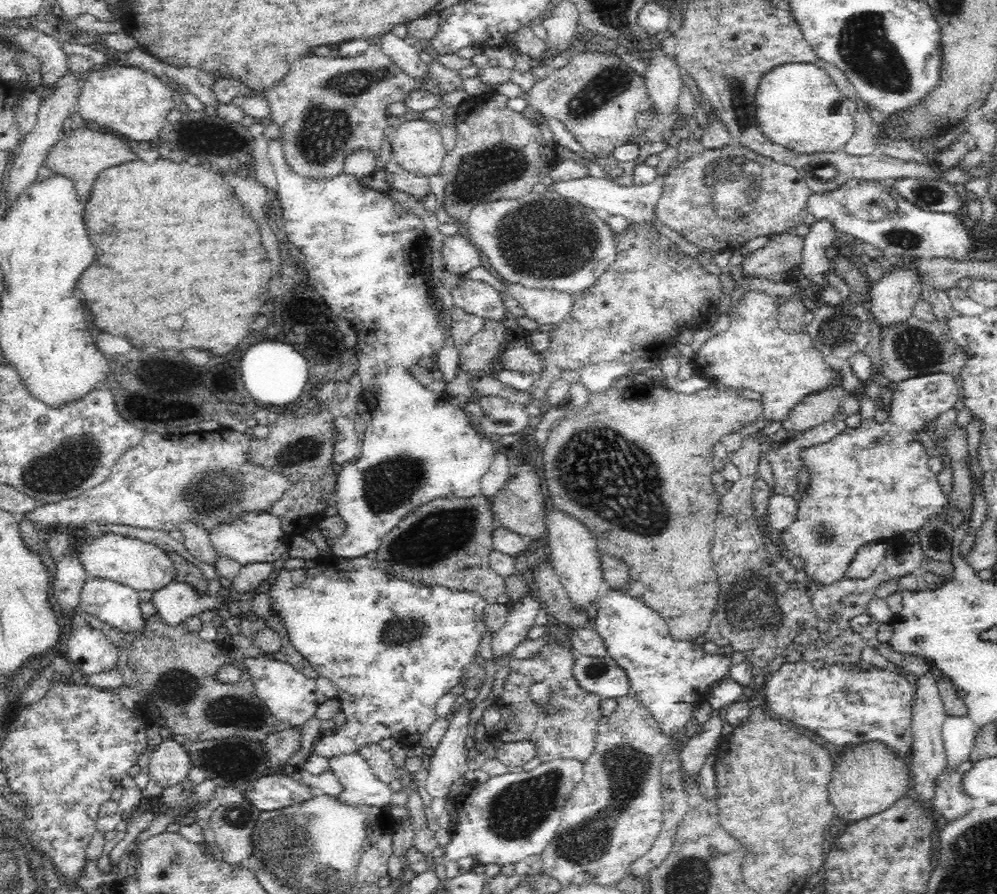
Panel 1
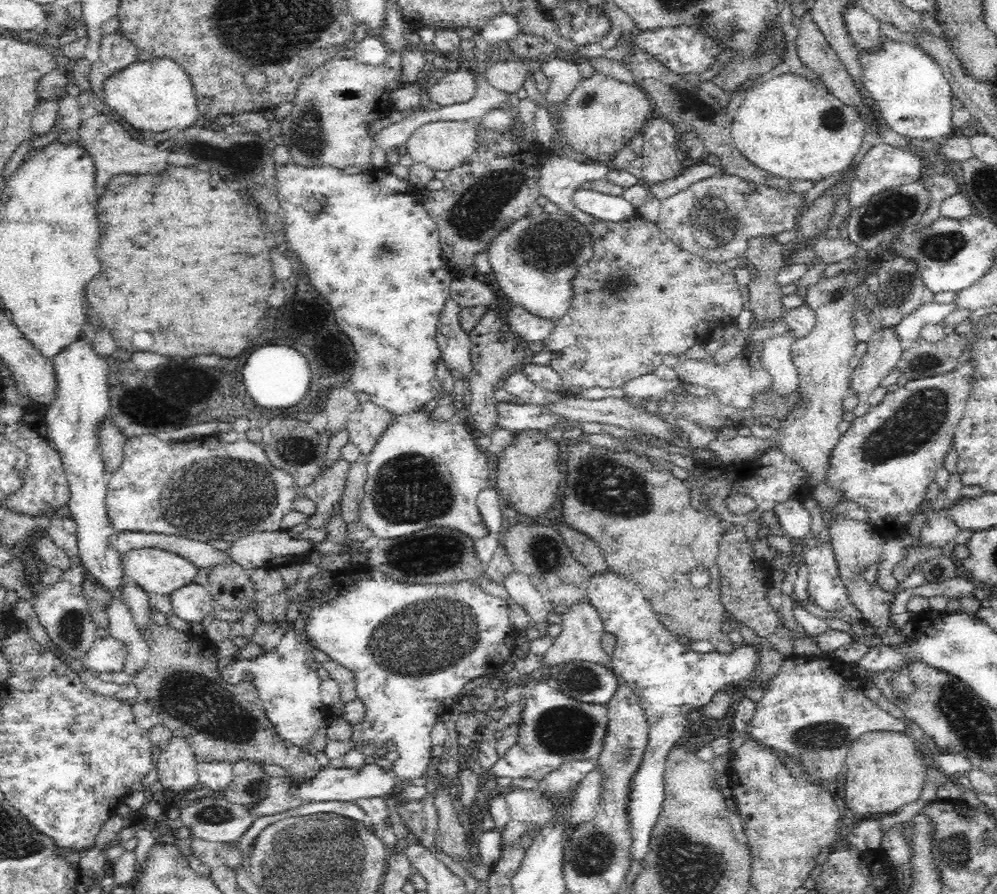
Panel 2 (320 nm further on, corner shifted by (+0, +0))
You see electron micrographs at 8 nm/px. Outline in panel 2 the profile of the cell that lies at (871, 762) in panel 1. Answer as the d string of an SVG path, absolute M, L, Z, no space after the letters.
M907 731L863 734L848 745L842 768L845 773L846 804L850 810L864 817L890 814L910 802L916 802L924 788L928 767Z

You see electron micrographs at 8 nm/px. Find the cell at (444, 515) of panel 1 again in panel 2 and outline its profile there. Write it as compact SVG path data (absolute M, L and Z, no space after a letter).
M427 526L412 534L378 540L378 546L370 549L367 565L374 570L408 584L460 584L460 582L480 582L486 573L487 564L477 556L475 538L456 527Z

